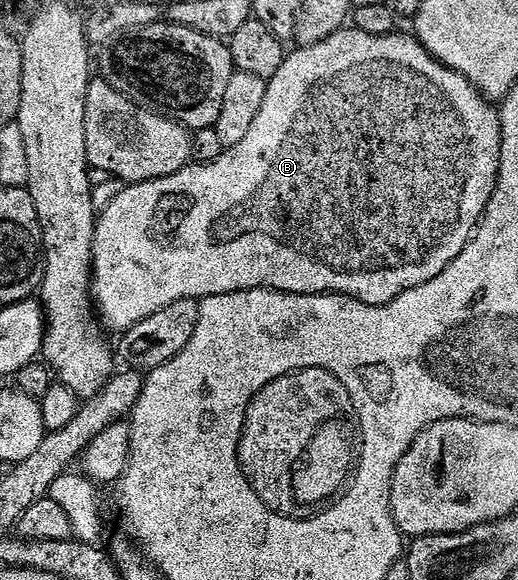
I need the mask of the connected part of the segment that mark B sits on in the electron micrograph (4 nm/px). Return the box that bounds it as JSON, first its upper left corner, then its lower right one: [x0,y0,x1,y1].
[92,26,502,334]

